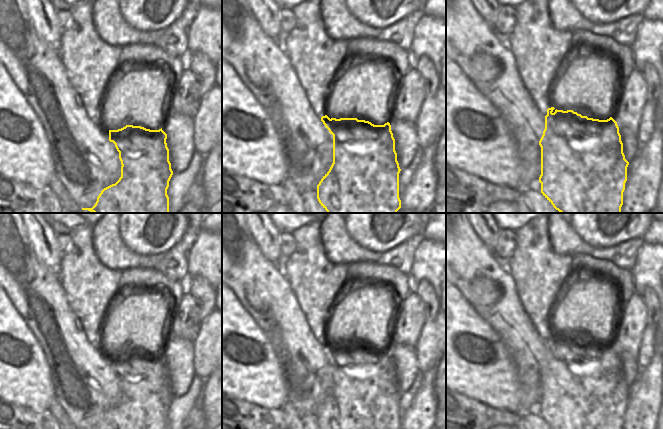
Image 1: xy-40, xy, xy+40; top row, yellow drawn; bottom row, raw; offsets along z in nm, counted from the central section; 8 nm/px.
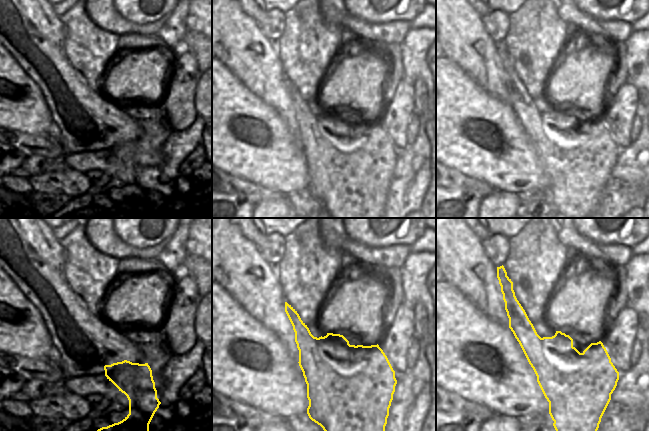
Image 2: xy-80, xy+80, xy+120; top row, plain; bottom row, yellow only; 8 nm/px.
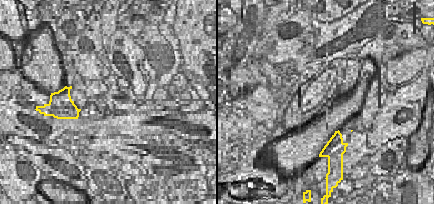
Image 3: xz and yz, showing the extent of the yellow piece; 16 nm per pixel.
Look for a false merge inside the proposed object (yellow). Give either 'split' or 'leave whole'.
split

